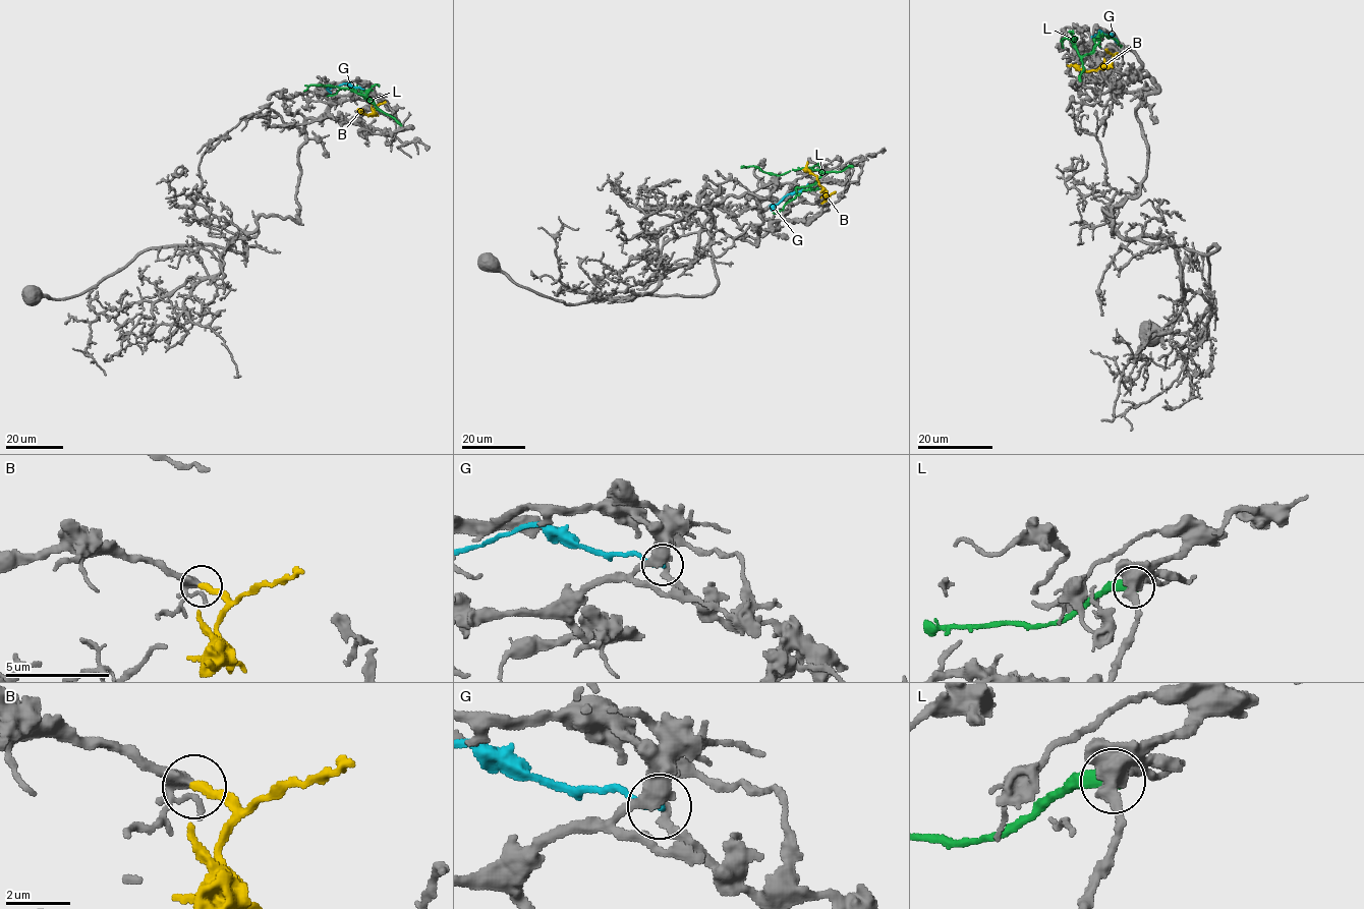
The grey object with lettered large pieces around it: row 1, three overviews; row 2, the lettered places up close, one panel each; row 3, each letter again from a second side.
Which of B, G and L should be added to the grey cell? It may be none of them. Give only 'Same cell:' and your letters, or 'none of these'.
Same cell: B

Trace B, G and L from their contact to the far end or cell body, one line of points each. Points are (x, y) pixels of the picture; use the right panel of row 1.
B: (1117, 53), (1111, 63), (1095, 70), (1086, 71), (1067, 64)
G: (1091, 37), (1100, 32), (1118, 43)
L: (1080, 80), (1079, 75), (1084, 70), (1072, 44), (1076, 38), (1062, 39), (1063, 47)

